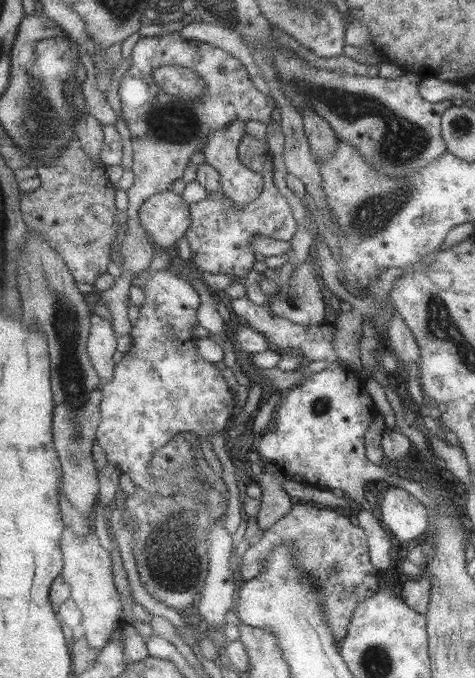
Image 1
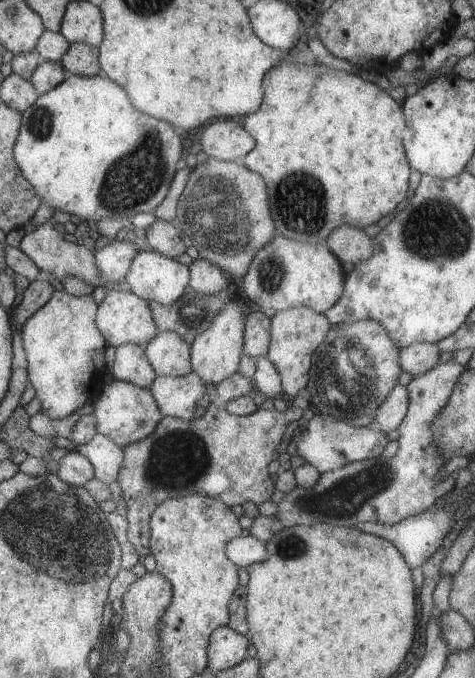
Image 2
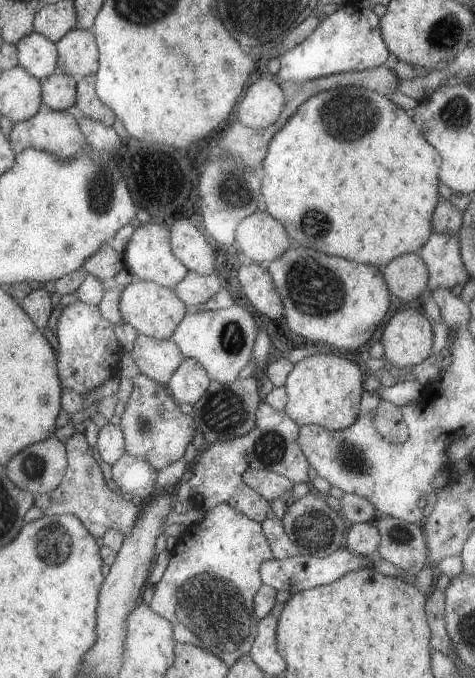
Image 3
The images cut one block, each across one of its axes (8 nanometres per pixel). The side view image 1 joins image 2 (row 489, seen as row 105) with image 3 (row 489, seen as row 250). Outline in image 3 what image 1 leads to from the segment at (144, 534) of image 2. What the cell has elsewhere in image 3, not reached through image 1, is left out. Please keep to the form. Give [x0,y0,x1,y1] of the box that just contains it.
[113,452,158,501]

